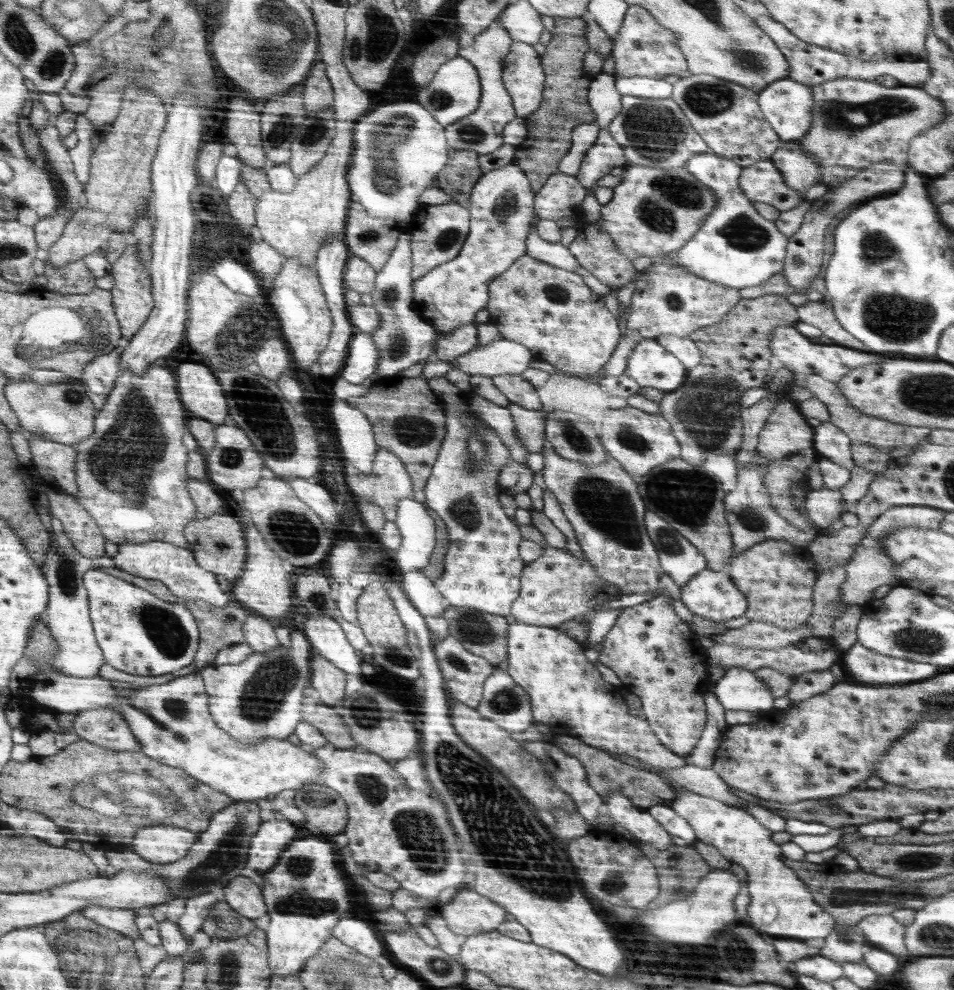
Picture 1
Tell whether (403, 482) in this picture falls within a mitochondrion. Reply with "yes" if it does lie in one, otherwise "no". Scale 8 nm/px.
no

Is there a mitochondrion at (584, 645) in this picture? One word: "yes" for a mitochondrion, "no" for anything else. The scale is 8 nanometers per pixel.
no

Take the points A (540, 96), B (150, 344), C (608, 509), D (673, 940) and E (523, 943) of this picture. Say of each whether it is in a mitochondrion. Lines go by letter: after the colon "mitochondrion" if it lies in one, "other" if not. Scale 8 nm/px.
A: other
B: other
C: mitochondrion
D: other
E: other

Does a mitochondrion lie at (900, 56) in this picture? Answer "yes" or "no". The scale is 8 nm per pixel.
no

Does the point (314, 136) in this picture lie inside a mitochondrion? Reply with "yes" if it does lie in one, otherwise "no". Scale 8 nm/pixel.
yes

